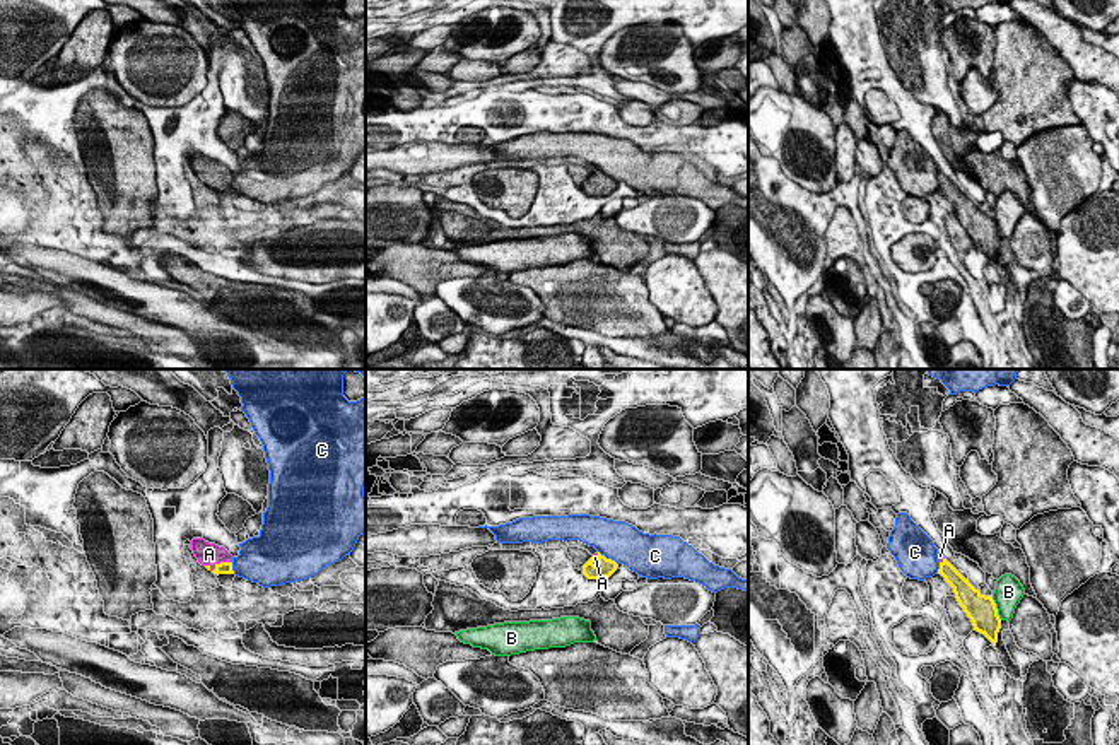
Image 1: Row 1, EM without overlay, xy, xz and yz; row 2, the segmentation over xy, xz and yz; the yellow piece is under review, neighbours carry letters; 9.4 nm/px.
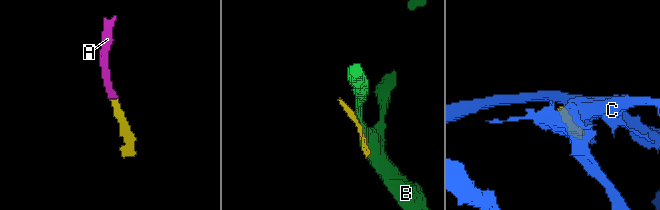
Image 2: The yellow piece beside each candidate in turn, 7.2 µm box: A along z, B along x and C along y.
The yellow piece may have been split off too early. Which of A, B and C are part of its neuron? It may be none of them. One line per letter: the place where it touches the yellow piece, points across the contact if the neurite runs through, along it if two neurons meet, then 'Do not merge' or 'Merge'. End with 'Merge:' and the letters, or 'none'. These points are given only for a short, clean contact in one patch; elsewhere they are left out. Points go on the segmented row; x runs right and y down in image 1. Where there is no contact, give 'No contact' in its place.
A: Touches yellow at xy (217, 564). Path across: xy (224, 568), (217, 564), (209, 554). Merge
B: Touches yellow at yz (996, 609). Boundary: yz (991, 598), (1001, 619). Do not merge
C: Touches yellow at xz (609, 559). Boundary: xz (598, 551), (617, 564). Do not merge
Merge: A

